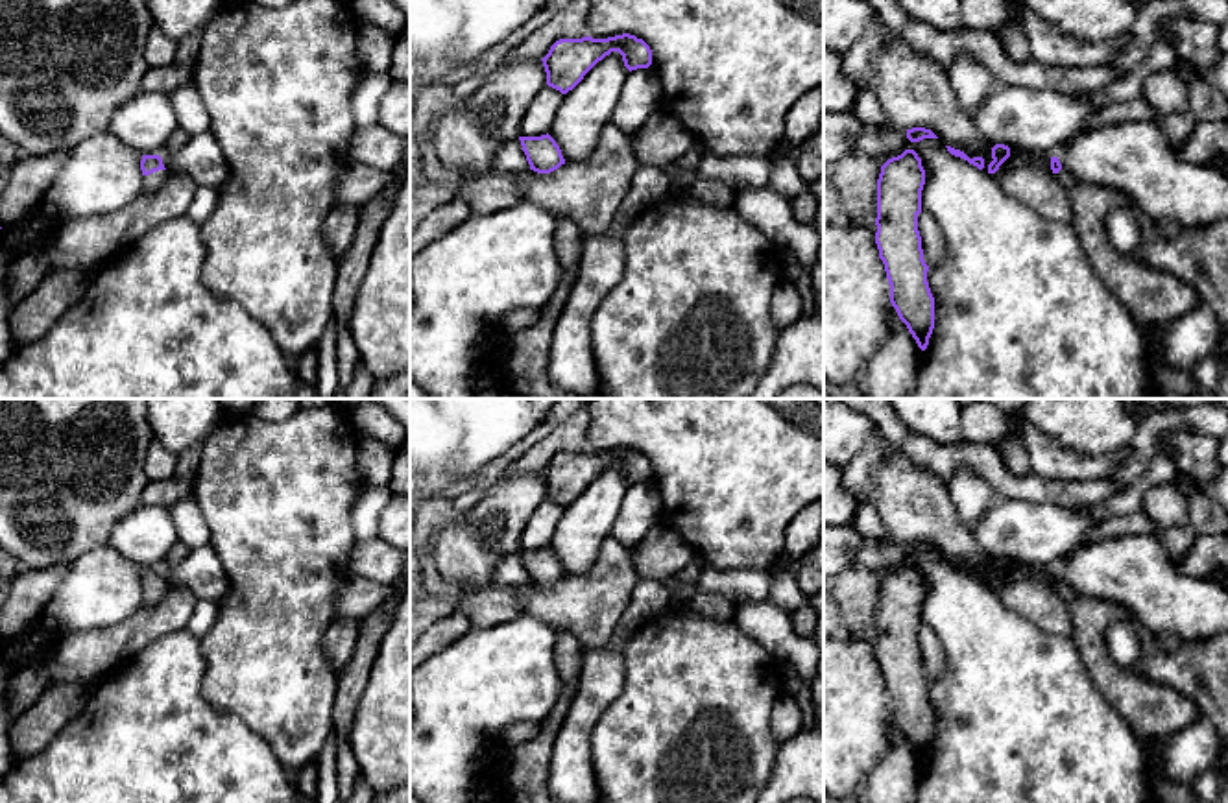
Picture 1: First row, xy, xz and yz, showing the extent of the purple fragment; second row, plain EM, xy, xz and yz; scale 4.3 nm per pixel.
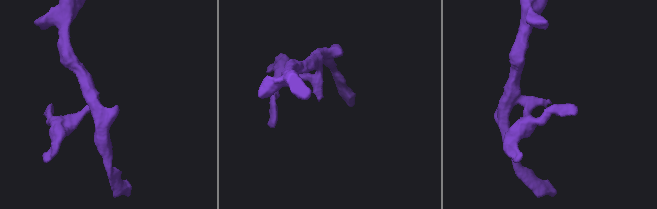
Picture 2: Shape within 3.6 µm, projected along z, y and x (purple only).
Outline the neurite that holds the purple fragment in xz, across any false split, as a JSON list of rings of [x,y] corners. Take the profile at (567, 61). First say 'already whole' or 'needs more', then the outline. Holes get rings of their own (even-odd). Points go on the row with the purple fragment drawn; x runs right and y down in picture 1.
already whole; [[[622,33],[608,39],[560,39],[541,59],[547,72],[547,85],[567,94],[584,76],[606,55],[619,52],[624,66],[632,72],[652,65],[652,50],[635,35]]]

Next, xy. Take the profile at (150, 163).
needs more; [[[142,155],[140,170],[144,175],[146,192],[157,192],[168,177],[161,155]]]

